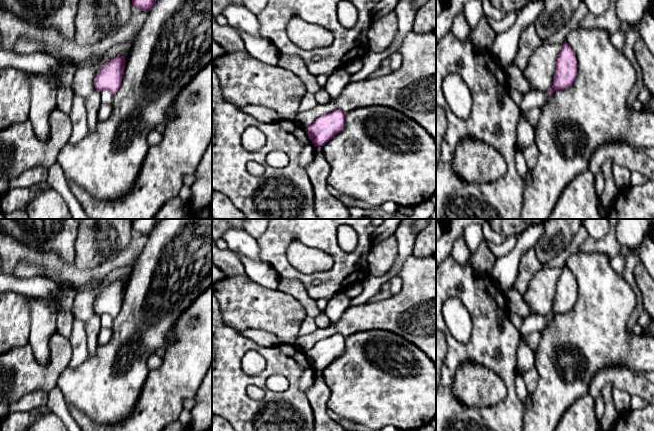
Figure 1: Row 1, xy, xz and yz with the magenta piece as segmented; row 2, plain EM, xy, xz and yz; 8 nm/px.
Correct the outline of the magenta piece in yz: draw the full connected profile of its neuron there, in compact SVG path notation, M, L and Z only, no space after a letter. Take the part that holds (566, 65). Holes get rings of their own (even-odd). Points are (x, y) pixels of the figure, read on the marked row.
M564 41L562 49L556 61L556 71L553 85L549 92L531 91L524 93L519 105L520 116L532 108L542 108L557 91L570 87L577 75L577 59L573 49Z

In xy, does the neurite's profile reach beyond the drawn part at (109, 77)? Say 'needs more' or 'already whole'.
already whole

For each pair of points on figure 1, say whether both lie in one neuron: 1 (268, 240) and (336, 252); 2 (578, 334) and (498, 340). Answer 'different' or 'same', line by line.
1: same
2: different

